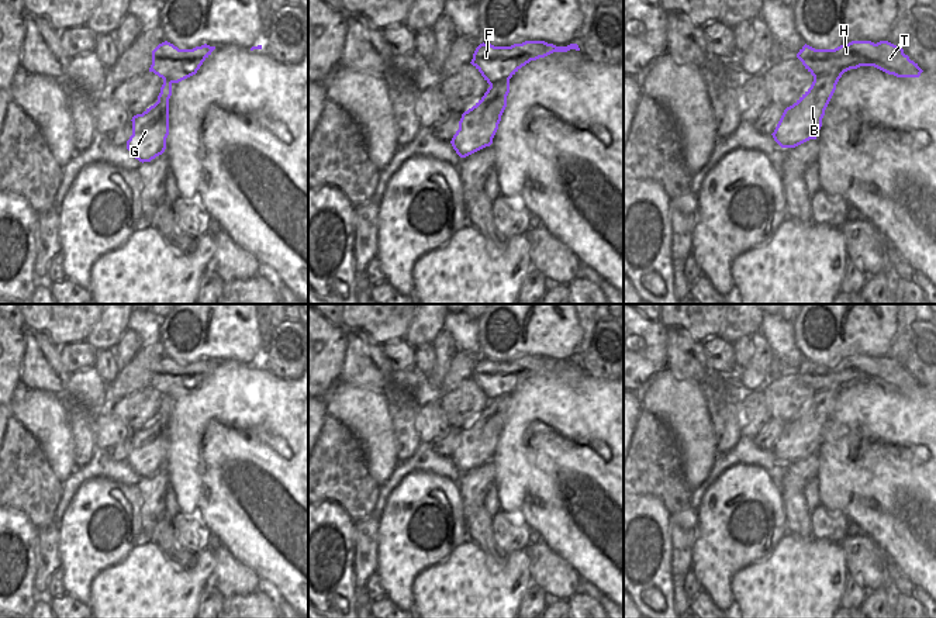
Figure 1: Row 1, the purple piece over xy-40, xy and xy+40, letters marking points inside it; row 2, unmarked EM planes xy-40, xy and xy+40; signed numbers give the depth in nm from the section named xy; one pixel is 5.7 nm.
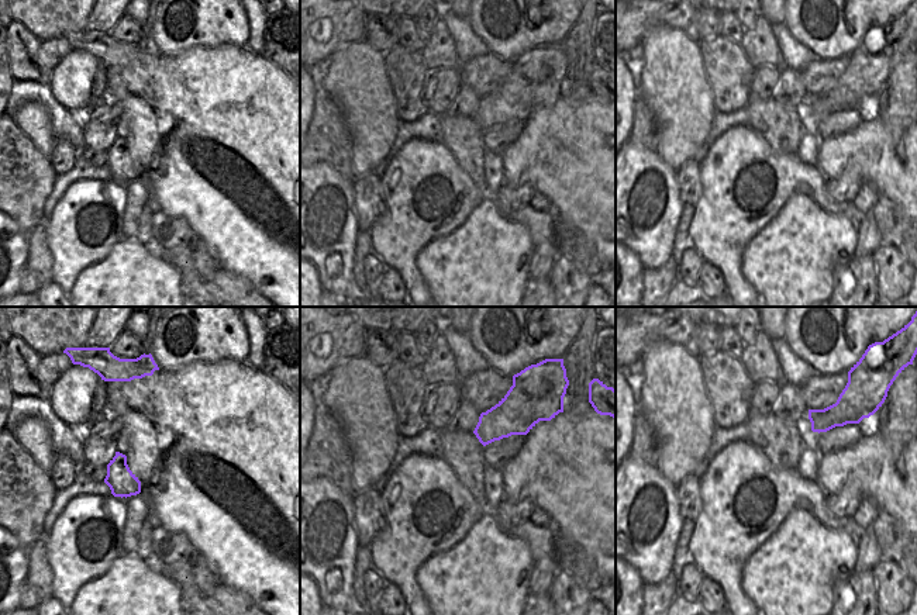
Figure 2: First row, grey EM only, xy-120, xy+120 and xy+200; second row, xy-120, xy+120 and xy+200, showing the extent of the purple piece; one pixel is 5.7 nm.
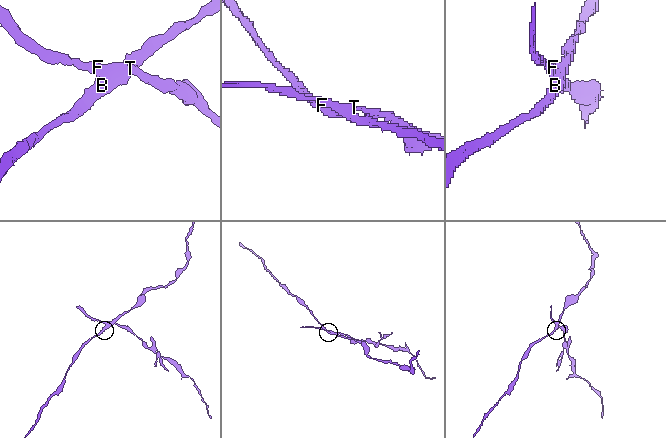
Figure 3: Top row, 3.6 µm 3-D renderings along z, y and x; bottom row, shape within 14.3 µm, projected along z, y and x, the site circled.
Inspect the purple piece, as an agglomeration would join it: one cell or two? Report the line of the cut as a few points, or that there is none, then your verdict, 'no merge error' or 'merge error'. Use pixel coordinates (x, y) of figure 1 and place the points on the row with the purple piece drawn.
cut xy+40 (843, 71), (832, 71), (814, 78); merge error

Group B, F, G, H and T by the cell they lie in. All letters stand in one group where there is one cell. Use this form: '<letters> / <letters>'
B G / F H T

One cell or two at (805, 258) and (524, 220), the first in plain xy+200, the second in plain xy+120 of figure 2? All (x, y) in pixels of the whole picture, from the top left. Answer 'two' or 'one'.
two

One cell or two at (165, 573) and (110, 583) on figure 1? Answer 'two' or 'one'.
one

